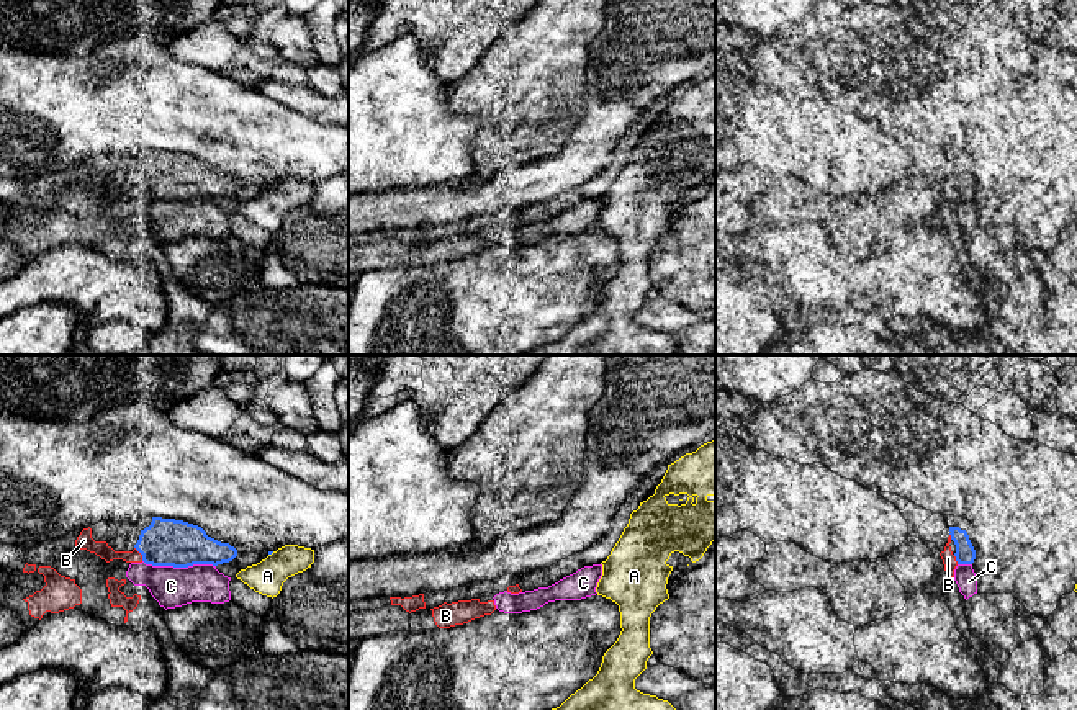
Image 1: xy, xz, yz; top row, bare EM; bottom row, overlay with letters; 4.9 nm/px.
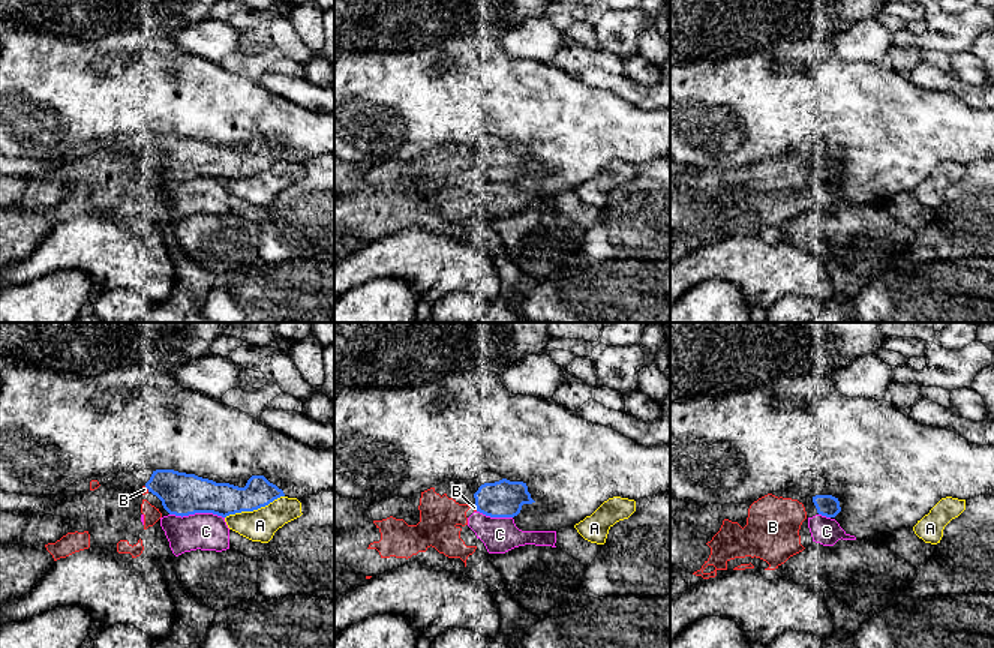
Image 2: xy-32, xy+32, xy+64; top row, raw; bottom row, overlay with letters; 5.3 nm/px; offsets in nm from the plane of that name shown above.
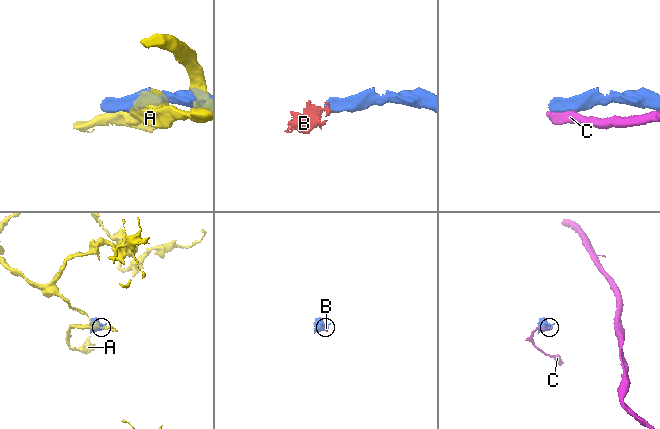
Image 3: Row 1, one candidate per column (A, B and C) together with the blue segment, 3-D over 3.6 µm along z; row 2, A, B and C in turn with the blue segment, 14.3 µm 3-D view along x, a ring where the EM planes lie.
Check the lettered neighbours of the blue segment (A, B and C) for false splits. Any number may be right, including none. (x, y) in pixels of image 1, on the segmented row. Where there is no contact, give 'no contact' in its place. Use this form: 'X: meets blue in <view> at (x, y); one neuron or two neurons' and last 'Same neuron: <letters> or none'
A: meets blue in xy at (270, 553); two neurons
B: meets blue in xy at (139, 552); one neuron
C: meets blue in xy at (179, 566); two neurons
Same neuron: B

